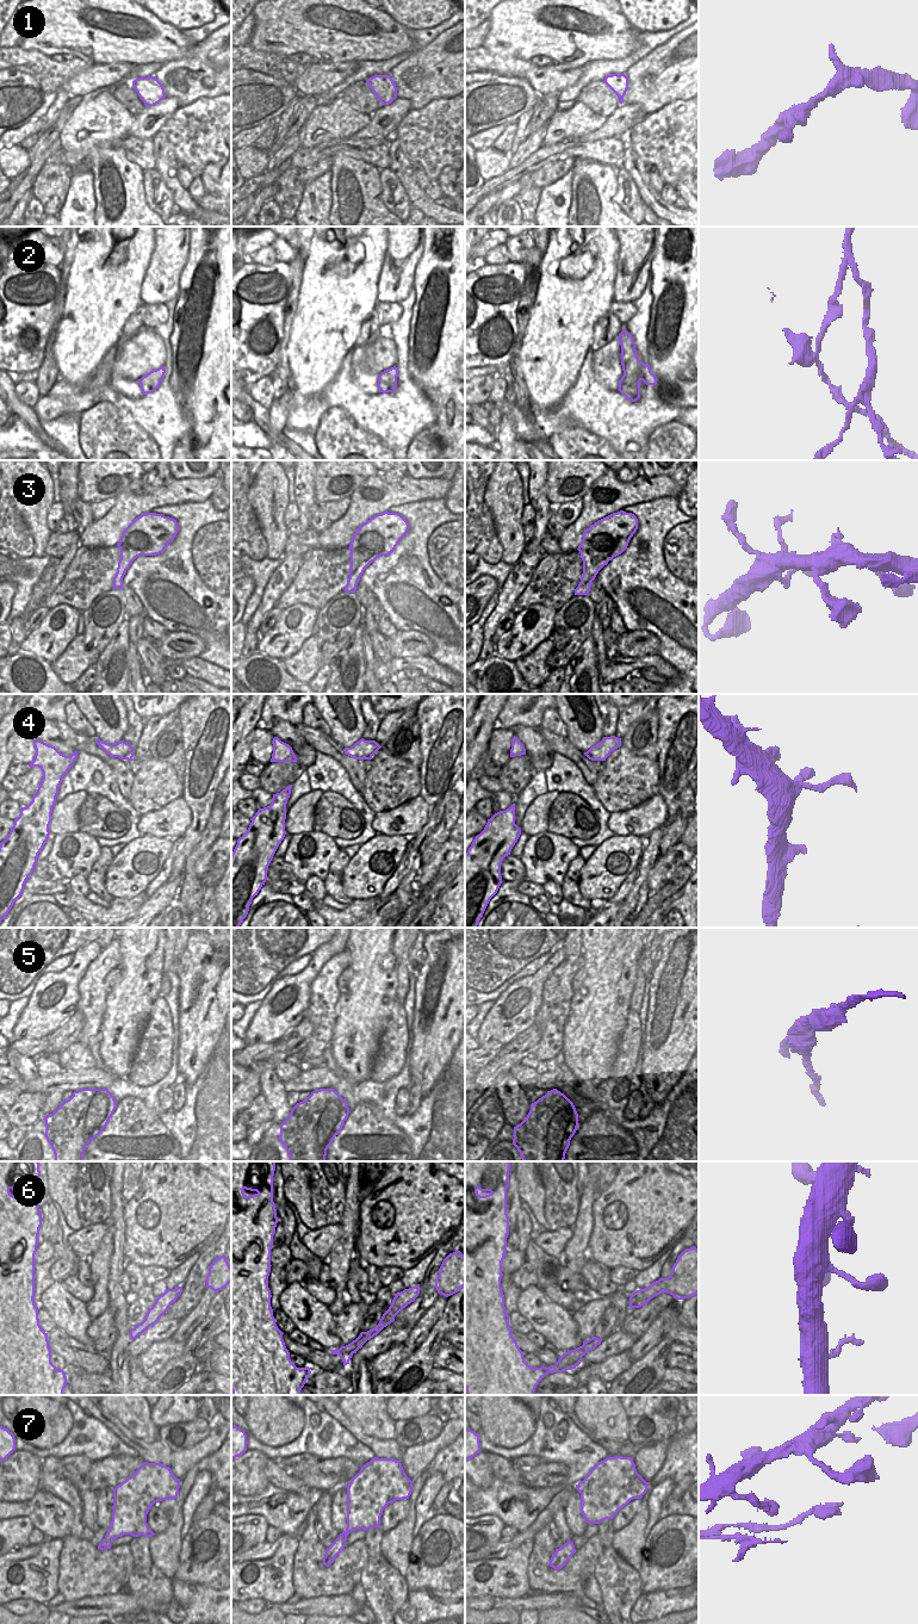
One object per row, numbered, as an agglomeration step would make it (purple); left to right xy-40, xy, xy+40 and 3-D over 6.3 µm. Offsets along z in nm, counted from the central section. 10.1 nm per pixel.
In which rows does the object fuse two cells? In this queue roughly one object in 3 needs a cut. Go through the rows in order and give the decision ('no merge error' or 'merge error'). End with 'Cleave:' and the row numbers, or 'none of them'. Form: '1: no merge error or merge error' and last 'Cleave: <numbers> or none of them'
1: no merge error
2: merge error
3: no merge error
4: no merge error
5: merge error
6: no merge error
7: no merge error
Cleave: 2, 5

